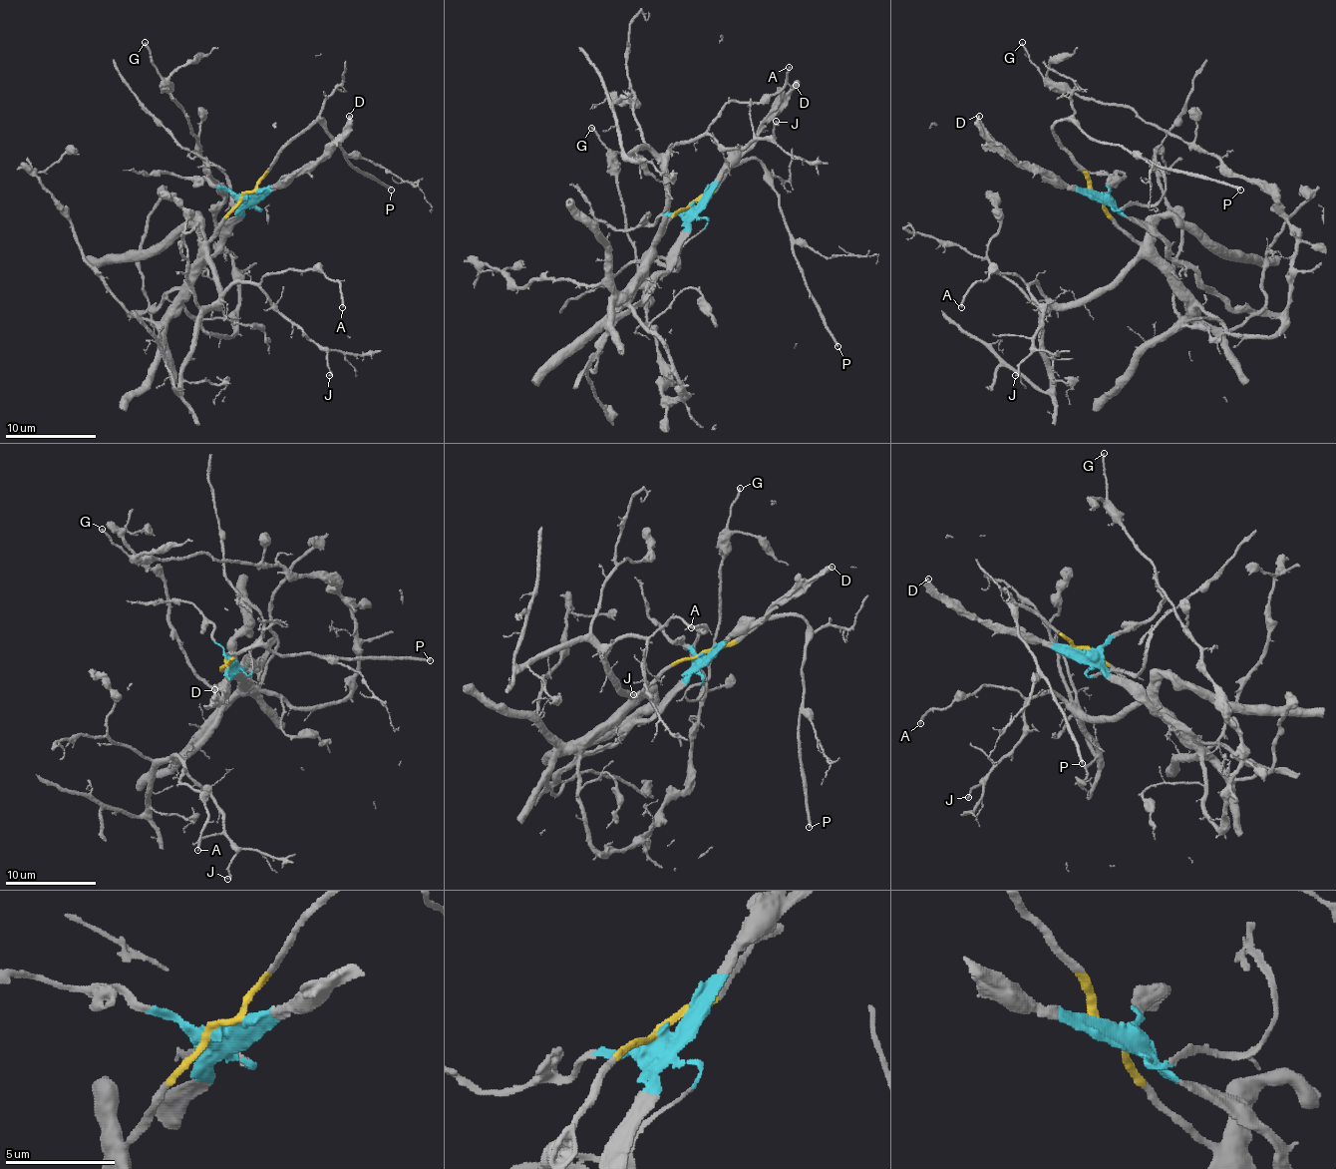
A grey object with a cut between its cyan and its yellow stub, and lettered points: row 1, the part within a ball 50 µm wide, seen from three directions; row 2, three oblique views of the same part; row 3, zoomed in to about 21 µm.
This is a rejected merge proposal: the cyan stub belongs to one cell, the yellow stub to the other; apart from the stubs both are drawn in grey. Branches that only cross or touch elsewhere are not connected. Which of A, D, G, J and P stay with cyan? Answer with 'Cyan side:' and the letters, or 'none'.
Cyan side: D

